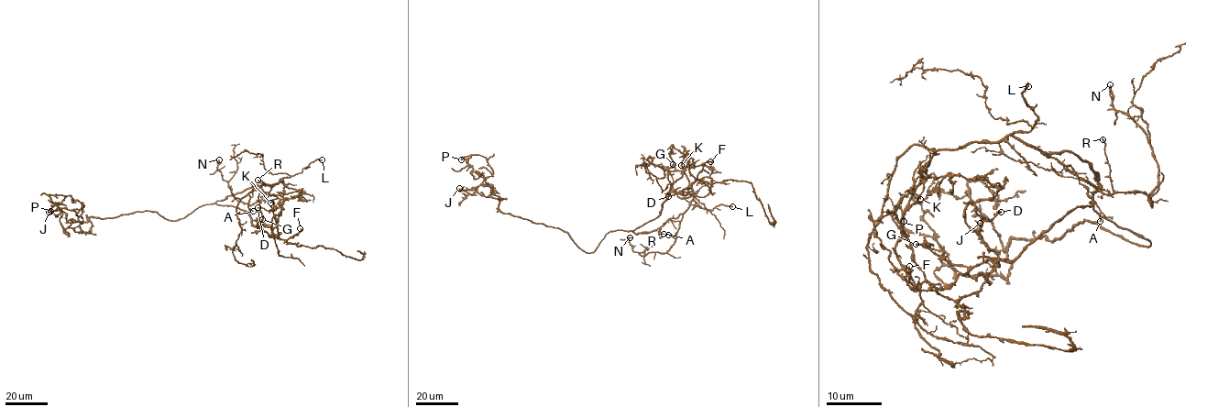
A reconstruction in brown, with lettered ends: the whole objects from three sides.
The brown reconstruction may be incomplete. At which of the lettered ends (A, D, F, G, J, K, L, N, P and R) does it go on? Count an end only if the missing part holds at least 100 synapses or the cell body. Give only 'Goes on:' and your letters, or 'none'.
Goes on: L

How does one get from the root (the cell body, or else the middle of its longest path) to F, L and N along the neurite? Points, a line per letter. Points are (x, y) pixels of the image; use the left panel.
F: (201, 206), (216, 203), (245, 210), (254, 225), (269, 226), (274, 236), (284, 241), (298, 233), (300, 228)
L: (201, 206), (223, 201), (256, 184), (272, 186), (281, 179), (301, 172), (311, 162), (322, 159)
N: (201, 206), (256, 184), (268, 185), (271, 190), (265, 201), (251, 204), (238, 201), (217, 169), (219, 159)

